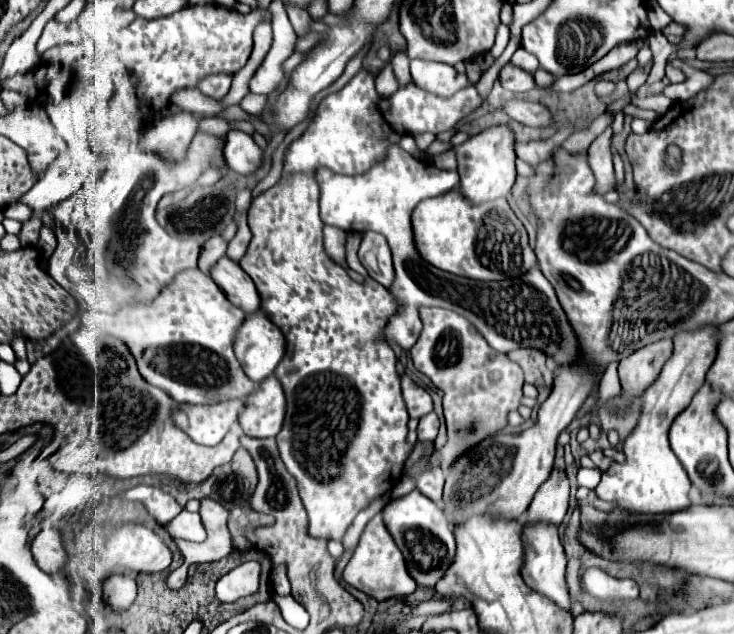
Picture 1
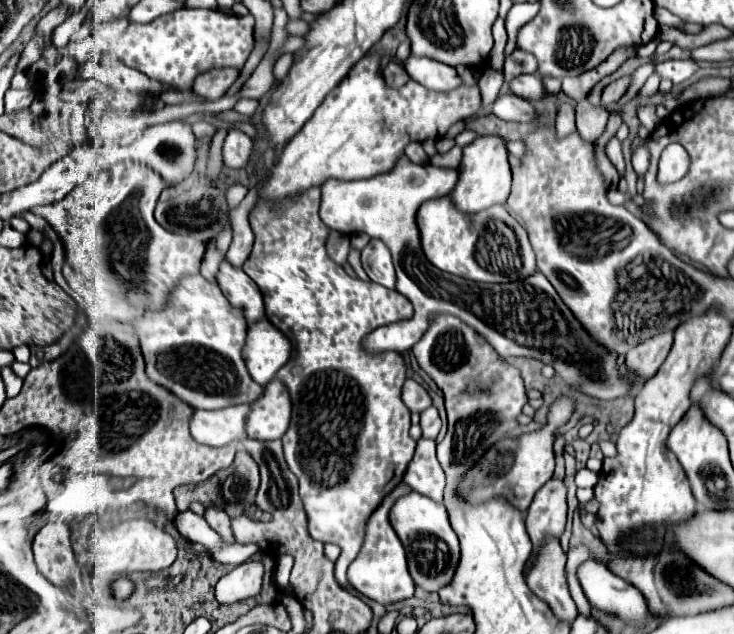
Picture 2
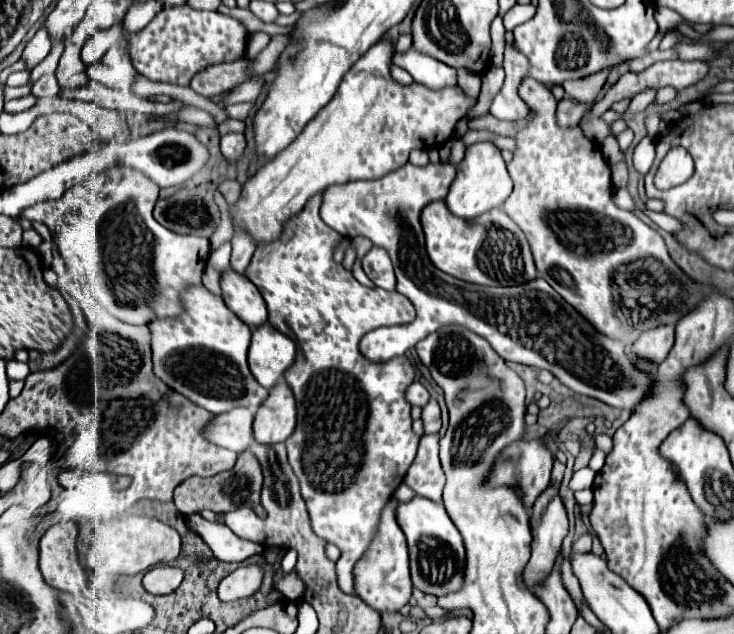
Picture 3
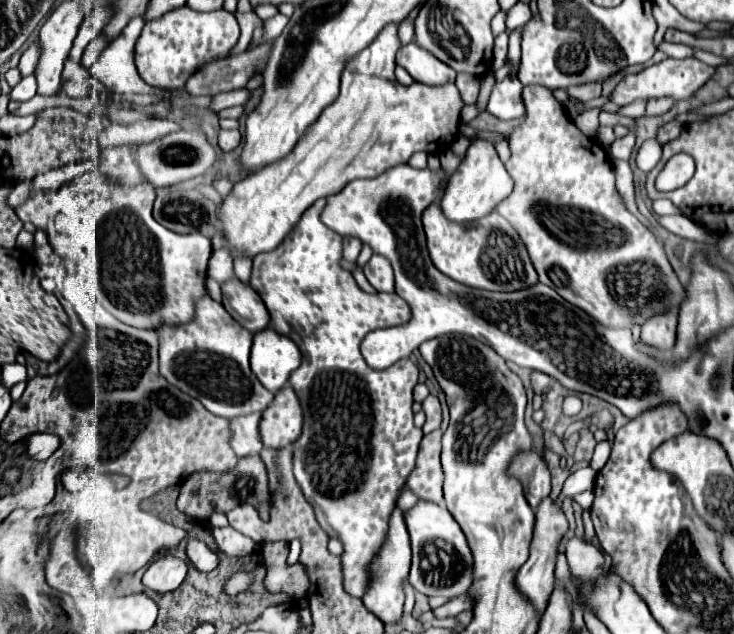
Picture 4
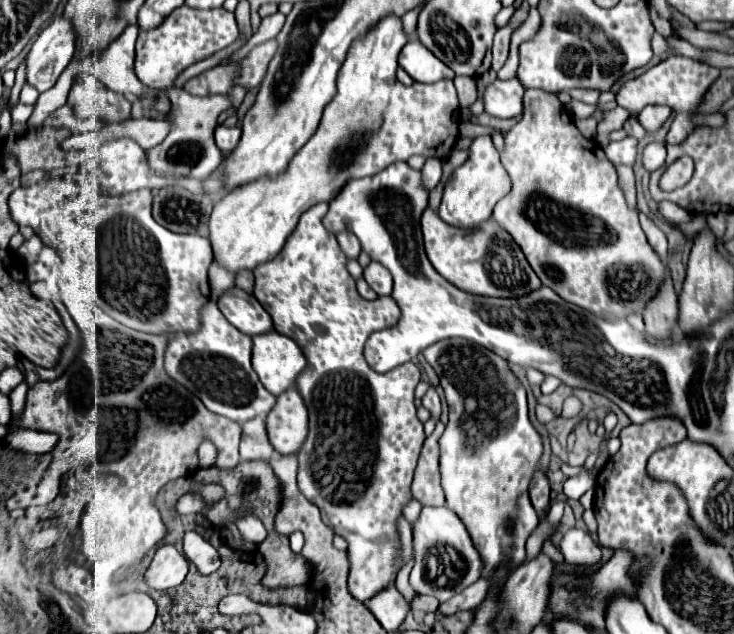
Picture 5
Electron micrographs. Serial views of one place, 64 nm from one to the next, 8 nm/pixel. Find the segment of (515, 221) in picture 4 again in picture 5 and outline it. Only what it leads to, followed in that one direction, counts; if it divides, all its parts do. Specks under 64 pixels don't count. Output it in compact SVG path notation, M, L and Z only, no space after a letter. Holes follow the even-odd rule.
M544 90L524 92L524 114L518 124L504 134L500 162L512 180L512 190L496 204L492 218L520 246L542 284L560 294L560 298L596 312L598 316L640 312L640 304L644 304L656 290L656 284L660 284L664 268L660 268L660 260L656 260L640 228L638 210L626 204L616 168L594 140L580 136L556 94Z

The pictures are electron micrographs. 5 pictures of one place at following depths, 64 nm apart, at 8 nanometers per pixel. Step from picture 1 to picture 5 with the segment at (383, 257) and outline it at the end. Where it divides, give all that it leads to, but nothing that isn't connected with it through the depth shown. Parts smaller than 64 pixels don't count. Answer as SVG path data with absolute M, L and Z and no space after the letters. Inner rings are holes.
M370 262L364 268L364 280L368 282L368 286L378 294L378 296L390 296L392 292L392 276L388 270L384 270L384 266Z

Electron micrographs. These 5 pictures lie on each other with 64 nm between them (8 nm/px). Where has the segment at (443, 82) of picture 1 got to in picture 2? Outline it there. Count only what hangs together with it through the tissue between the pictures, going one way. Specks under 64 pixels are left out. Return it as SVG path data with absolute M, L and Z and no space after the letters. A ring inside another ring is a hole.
M410 54L402 62L402 66L414 82L418 82L430 90L436 90L436 92L446 92L446 90L458 88L462 84L460 76L456 74L456 70L452 66L440 64L438 60L432 60L432 58L422 58L422 56Z

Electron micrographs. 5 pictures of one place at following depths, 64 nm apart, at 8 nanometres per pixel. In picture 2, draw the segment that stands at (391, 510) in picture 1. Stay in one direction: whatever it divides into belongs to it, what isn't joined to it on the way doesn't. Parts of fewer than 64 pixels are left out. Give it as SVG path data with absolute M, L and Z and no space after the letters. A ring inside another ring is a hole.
M410 492L398 498L398 502L392 506L390 520L406 548L408 568L414 584L426 592L438 592L440 588L448 586L460 564L460 540L450 526L446 508L426 496Z

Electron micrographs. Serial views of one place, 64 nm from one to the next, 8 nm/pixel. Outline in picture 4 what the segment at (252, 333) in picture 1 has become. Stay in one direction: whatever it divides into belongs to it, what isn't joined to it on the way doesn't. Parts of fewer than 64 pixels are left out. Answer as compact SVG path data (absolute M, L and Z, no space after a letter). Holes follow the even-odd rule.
M272 328L254 334L250 366L258 380L270 392L278 392L286 386L290 374L302 364L298 346Z

